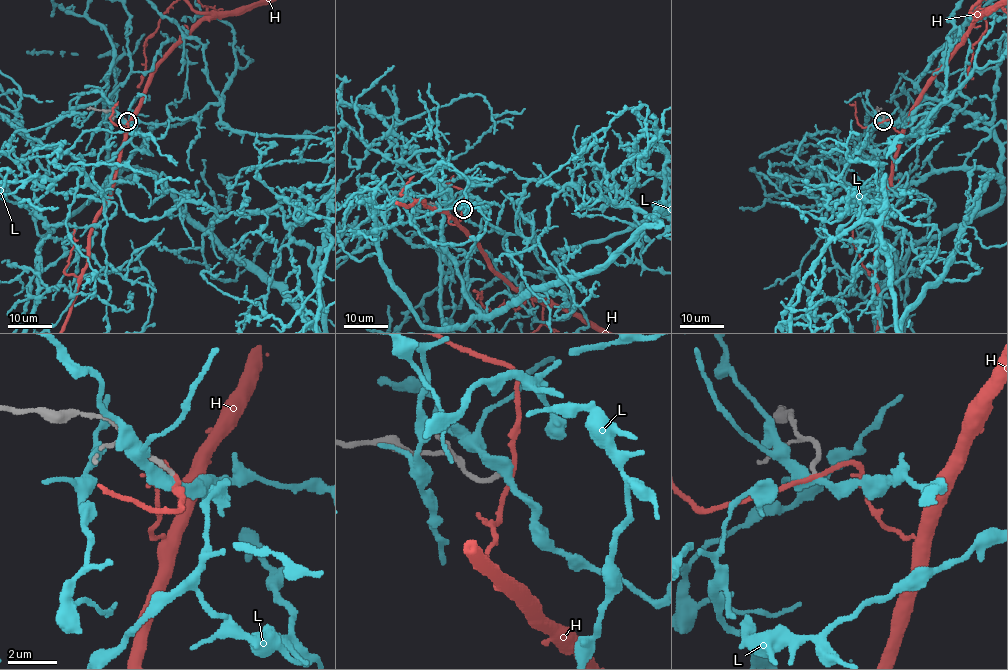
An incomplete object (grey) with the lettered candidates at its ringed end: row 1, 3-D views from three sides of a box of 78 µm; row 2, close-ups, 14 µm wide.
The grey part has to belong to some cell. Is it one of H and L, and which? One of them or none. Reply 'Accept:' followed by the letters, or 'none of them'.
Accept: none of them

